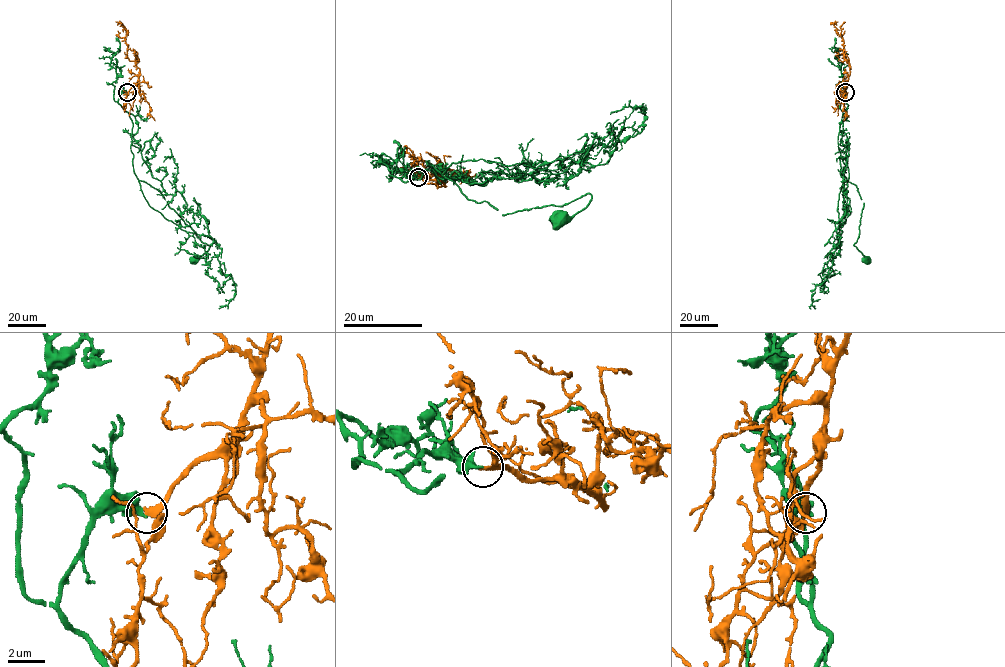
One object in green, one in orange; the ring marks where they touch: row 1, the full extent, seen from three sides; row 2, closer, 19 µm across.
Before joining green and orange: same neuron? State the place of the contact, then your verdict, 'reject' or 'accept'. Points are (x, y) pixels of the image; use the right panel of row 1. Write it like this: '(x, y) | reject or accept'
(845, 92) | accept

